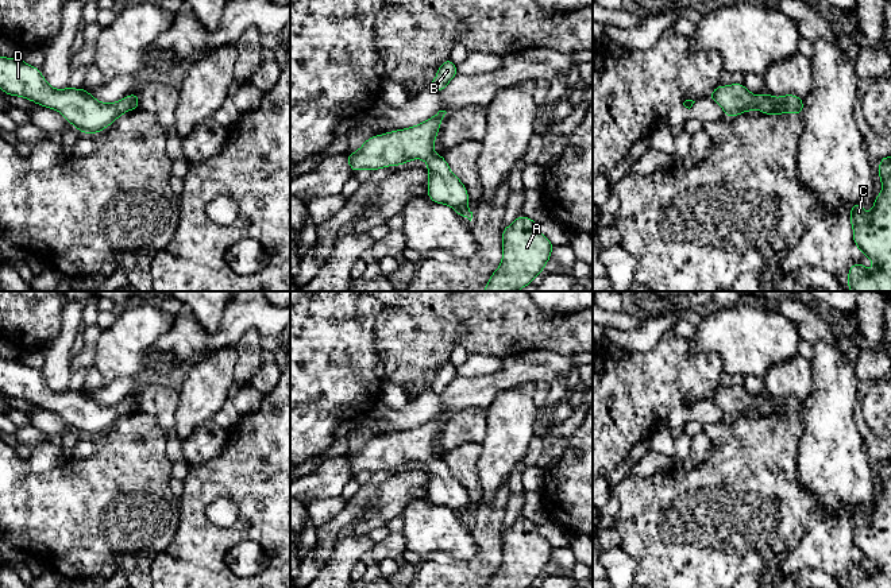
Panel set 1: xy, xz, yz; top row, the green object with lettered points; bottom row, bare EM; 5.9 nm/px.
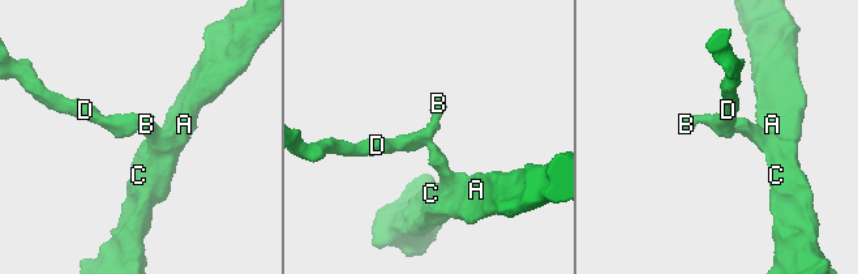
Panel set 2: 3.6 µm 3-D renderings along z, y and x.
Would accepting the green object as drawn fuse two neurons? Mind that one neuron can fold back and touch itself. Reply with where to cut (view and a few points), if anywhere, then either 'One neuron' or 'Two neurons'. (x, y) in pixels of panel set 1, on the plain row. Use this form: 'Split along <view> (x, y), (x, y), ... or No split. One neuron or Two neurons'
No split. One neuron

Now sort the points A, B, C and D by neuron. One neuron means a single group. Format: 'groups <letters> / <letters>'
groups A B C D

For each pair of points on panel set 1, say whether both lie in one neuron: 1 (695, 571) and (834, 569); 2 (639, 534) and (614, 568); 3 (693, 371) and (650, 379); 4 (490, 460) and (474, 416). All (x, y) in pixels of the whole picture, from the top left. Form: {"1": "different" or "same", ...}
{"1": "same", "2": "different", "3": "same", "4": "different"}

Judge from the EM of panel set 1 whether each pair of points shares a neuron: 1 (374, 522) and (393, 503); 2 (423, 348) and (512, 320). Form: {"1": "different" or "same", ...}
{"1": "same", "2": "same"}

